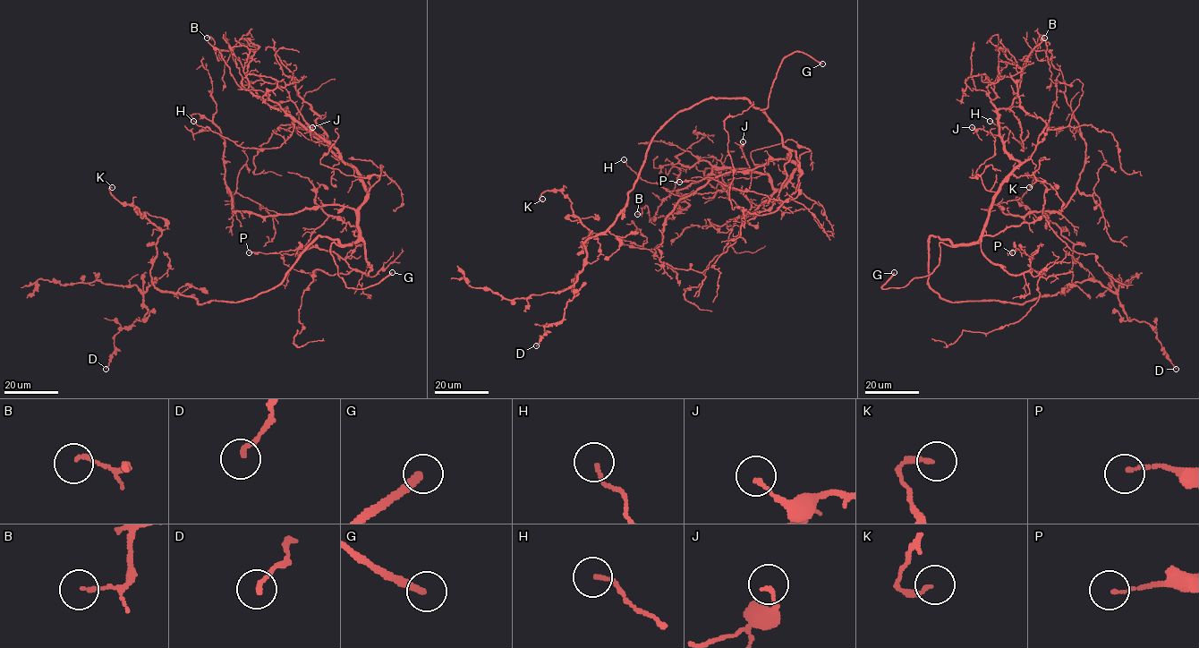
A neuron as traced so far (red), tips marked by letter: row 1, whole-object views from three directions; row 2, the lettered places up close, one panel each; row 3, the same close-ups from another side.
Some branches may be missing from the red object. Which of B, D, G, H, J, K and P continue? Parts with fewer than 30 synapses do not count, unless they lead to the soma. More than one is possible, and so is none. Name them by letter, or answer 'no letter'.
G

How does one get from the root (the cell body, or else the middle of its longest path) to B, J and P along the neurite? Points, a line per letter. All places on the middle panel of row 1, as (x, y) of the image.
B: (737, 98), (780, 133), (788, 180), (775, 189), (767, 174), (714, 167), (649, 221), (646, 205), (637, 214)
J: (737, 98), (746, 98), (774, 124), (796, 166), (794, 173), (775, 189), (767, 174), (749, 167), (743, 141)
P: (737, 98), (759, 107), (782, 143), (795, 150), (802, 173), (796, 190), (781, 201), (708, 177), (679, 182)

